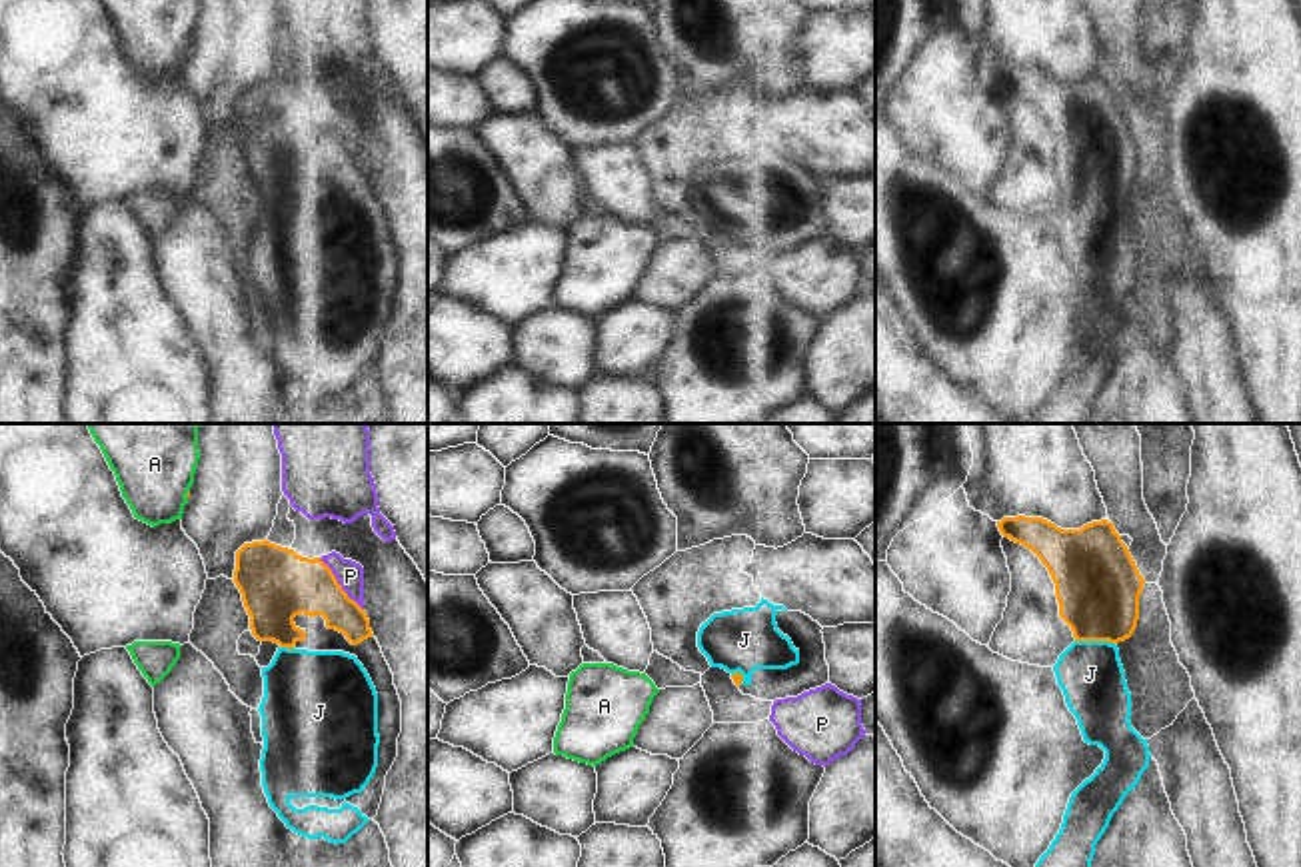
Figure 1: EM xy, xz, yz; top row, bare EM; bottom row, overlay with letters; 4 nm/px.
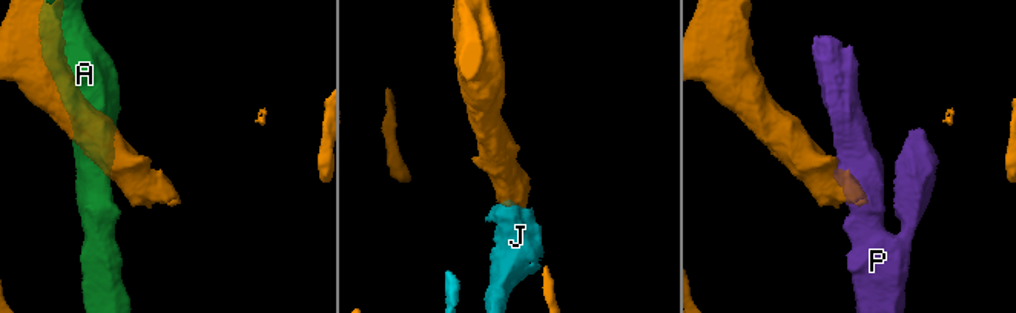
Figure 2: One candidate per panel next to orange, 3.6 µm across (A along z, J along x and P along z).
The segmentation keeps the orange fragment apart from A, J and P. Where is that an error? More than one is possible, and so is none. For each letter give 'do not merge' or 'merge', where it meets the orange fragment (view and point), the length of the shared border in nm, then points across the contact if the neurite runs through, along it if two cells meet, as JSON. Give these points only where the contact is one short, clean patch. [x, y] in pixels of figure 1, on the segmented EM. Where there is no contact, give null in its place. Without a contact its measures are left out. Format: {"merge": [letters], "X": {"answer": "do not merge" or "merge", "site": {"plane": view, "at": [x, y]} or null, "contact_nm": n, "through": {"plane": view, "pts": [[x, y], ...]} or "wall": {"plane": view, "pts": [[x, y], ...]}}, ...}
{"merge": ["J"], "A": {"answer": "do not merge", "site": {"plane": "xy", "at": [188, 494]}, "contact_nm": 40}, "J": {"answer": "merge", "site": {"plane": "yz", "at": [1096, 640]}, "contact_nm": 160, "through": {"plane": "yz", "pts": [[1098, 586], [1096, 640], [1090, 674]]}}, "P": {"answer": "do not merge", "site": {"plane": "xy", "at": [338, 584]}, "contact_nm": 280}}

